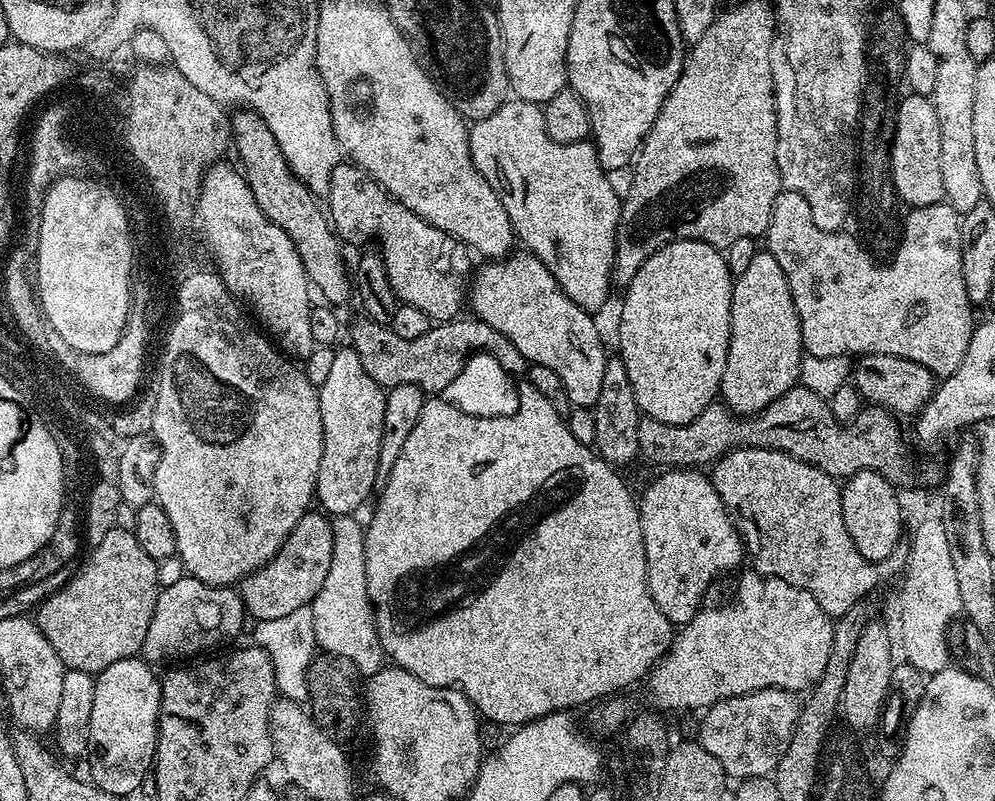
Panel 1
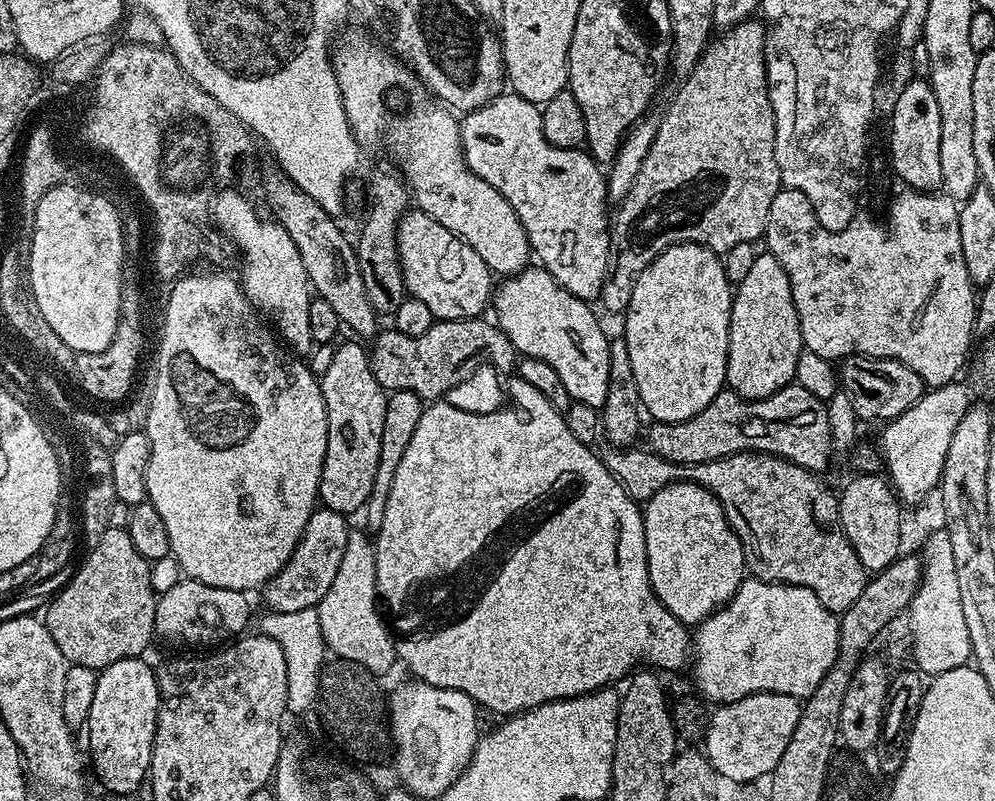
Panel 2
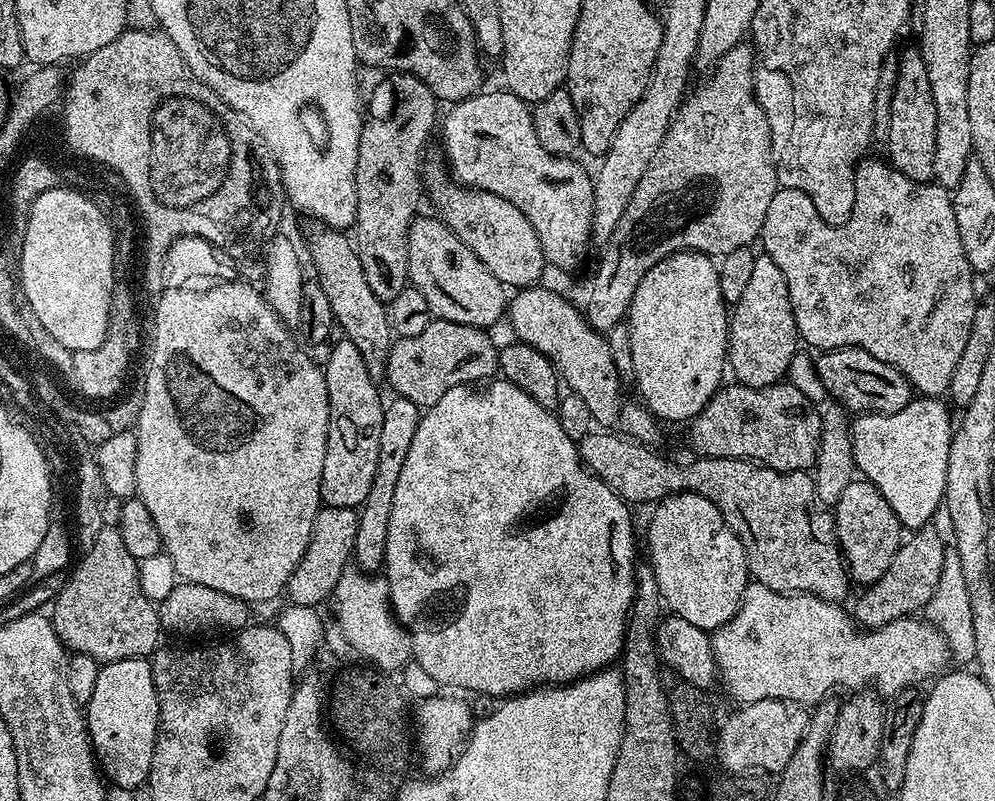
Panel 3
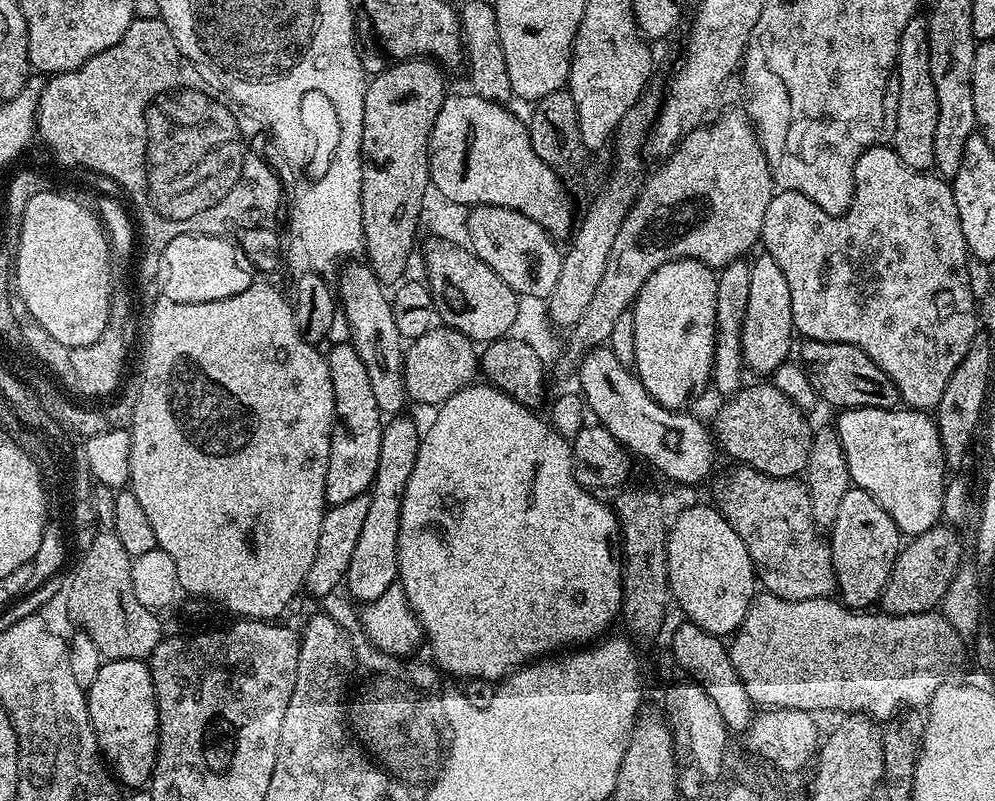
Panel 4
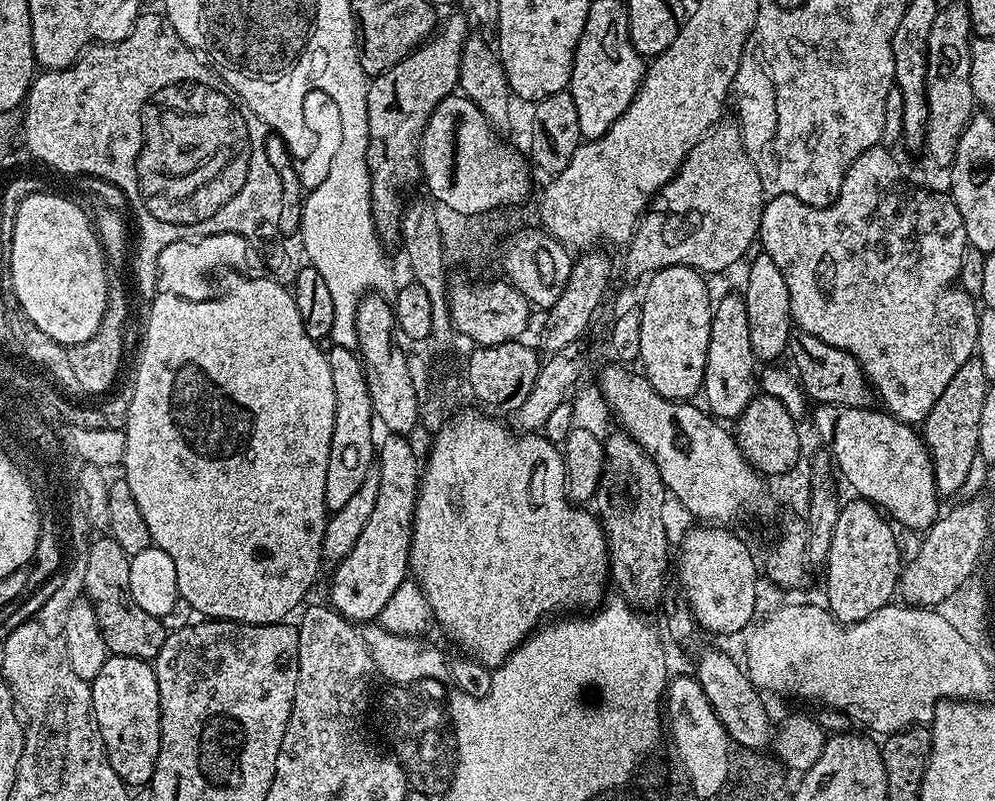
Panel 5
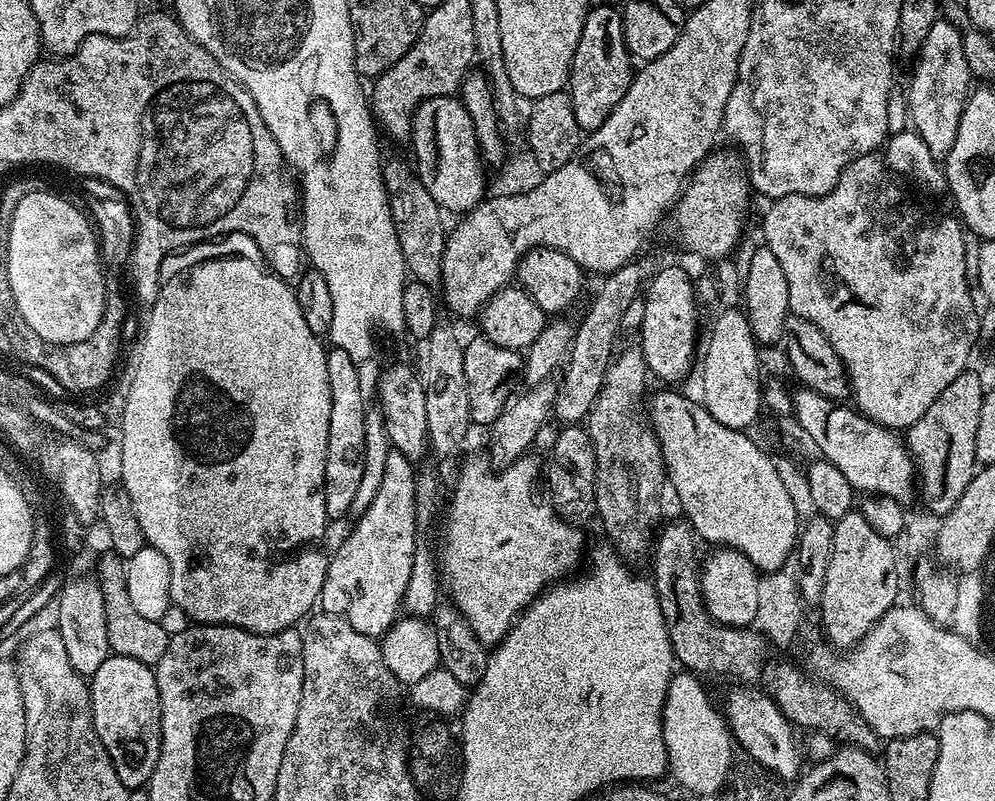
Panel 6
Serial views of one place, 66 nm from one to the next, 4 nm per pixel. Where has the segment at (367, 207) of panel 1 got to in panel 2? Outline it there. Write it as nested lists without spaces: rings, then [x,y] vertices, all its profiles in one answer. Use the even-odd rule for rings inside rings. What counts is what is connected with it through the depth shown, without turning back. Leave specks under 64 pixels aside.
[[[409,210],[400,217],[396,245],[405,293],[425,304],[433,318],[475,320],[485,315],[484,307],[489,307],[494,295],[494,274],[486,262],[482,262],[466,242],[446,230],[446,226],[434,222],[430,214]]]

